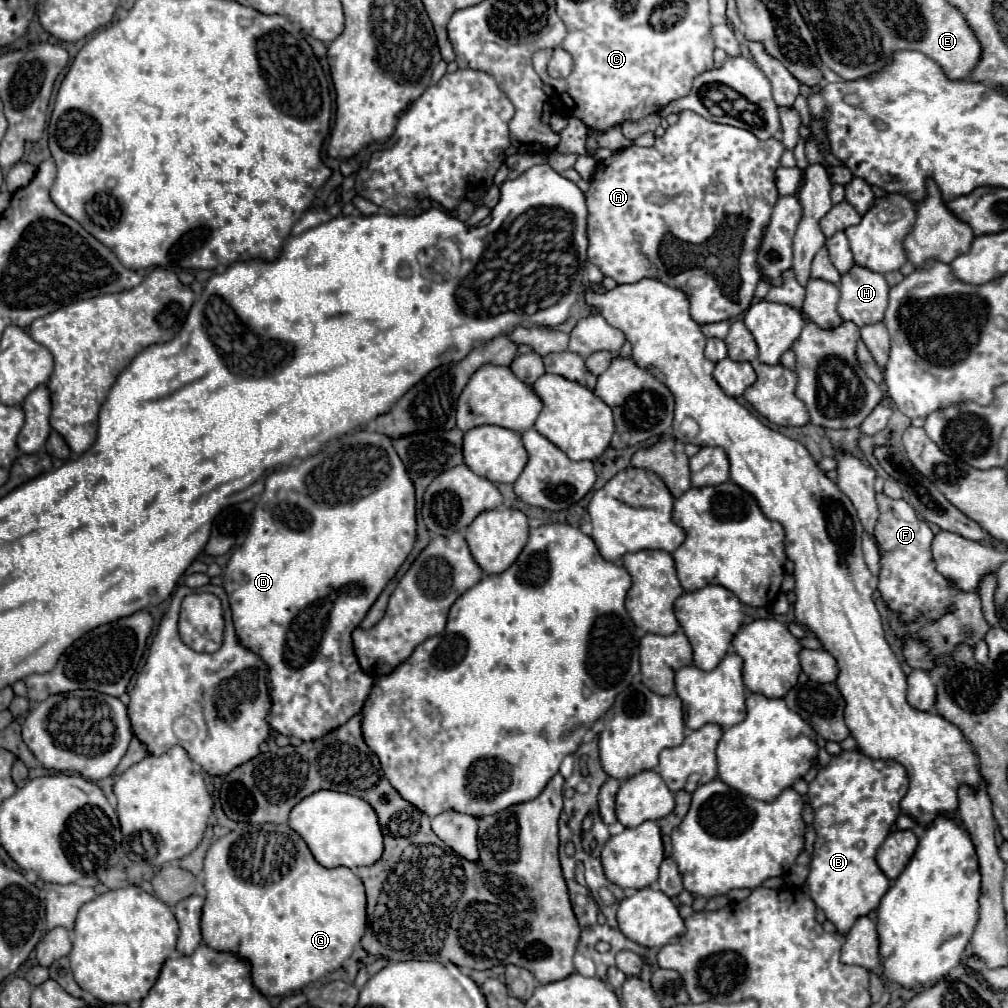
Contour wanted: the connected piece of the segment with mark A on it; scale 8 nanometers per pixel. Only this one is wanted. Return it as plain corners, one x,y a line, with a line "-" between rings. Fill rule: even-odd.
689,110
681,112
679,122
669,126
665,136
657,138
653,148
629,146
599,162
589,192
585,194
589,210
589,260
617,284
637,282
649,276
683,290
691,302
691,316
699,324
721,322
743,314
753,302
755,286
761,280
757,252
771,210
779,198
775,188
775,168
779,166
783,152
783,144
775,138
759,140
749,130
715,124
-
643,222
667,222
671,230
679,230
679,238
689,246
683,260
669,258
669,268
651,266
643,250
639,250
639,230
643,230

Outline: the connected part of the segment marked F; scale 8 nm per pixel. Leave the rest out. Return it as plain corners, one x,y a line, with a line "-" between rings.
877,494
877,504
881,512
875,528
875,538
881,548
881,572
877,588
881,596
887,600
887,606
893,612
899,612
905,620
911,620
917,614
923,614
931,620
943,616
951,604
951,588
935,570
935,562
931,558
933,532
929,524
923,522
923,518
919,518
903,500
891,500
885,494

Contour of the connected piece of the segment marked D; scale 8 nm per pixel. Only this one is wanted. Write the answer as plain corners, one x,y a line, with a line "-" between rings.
359,426
355,436
349,436
345,440
343,440
343,436
331,438
329,442
325,442
321,446
321,450
317,454
309,456
305,462
275,470
265,478
265,492
261,494
261,498
257,502
257,508
253,514
253,524
249,528
249,534
247,534
243,546
233,552
233,556
227,564
227,570
223,574
223,588
229,594
233,622
235,622
235,630
237,630
239,640
269,664
269,694
273,700
273,708
271,708
271,714
267,720
275,732
285,734
285,736
295,736
299,740
315,740
315,738
321,738
323,734
339,728
341,724
345,724
351,716
355,716
363,708
363,704
373,688
373,678
361,670
361,666
355,658
353,644
351,644
351,632
361,624
367,610
373,606
373,602
381,594
381,590
387,586
387,582
397,574
399,566
411,554
415,540
417,540
415,486
413,486
411,478
407,476
405,466
391,444
391,438
387,438
385,434
375,434
375,432
367,430
365,426

